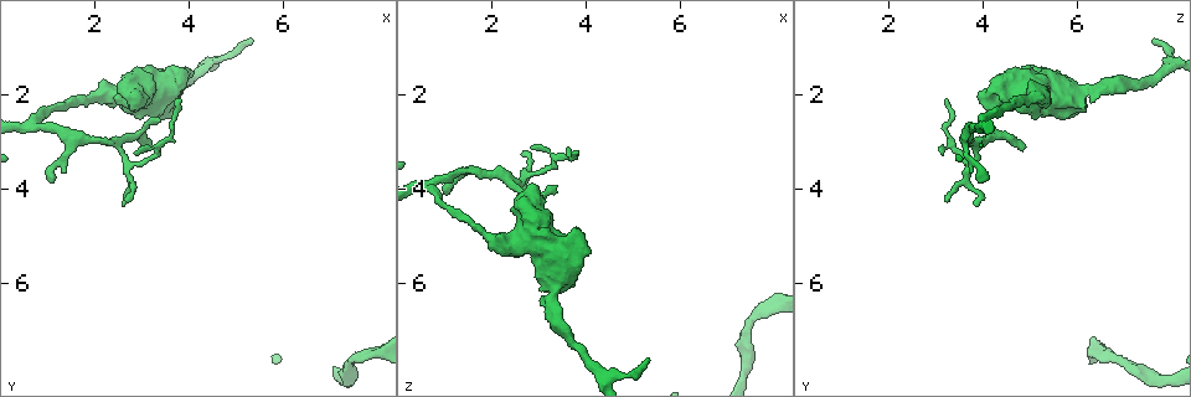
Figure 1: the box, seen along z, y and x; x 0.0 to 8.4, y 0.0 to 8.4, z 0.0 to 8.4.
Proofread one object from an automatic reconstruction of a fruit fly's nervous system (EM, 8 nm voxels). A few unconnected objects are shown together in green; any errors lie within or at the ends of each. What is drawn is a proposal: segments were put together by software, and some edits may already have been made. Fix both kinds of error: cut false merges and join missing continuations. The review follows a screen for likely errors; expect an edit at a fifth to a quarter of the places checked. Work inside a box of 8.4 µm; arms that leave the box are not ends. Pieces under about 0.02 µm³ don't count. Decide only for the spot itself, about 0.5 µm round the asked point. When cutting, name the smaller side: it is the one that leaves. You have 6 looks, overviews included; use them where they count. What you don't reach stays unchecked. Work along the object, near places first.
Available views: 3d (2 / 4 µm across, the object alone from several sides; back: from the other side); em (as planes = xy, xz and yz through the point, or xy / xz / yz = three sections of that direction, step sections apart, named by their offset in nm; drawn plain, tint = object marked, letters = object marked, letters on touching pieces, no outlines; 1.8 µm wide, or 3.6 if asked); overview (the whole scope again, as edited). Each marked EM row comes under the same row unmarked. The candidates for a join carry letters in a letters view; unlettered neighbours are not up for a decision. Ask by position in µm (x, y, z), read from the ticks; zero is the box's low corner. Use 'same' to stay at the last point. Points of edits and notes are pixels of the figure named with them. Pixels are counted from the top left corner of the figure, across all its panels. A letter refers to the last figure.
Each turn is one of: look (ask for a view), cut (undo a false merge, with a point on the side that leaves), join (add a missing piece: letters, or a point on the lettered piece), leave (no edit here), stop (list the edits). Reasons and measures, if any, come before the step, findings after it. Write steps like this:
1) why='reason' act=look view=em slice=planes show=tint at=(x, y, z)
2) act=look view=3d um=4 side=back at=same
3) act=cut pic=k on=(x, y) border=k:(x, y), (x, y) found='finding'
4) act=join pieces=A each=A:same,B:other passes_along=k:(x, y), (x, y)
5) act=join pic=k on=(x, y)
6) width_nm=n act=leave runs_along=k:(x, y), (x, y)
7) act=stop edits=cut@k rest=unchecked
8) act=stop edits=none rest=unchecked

why='abrupt turn' act=look view=3d um=4 side=back at=(0.60, 2.60, 3.90)

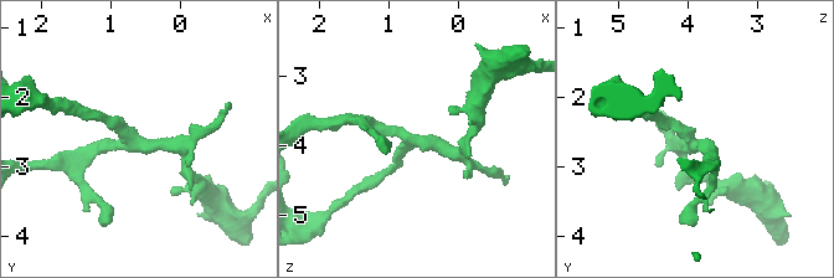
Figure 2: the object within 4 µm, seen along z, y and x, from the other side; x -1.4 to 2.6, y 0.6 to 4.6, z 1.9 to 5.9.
why='now the EM' act=look view=em slice=planes show=letters at=(0.60, 2.70, 3.95)

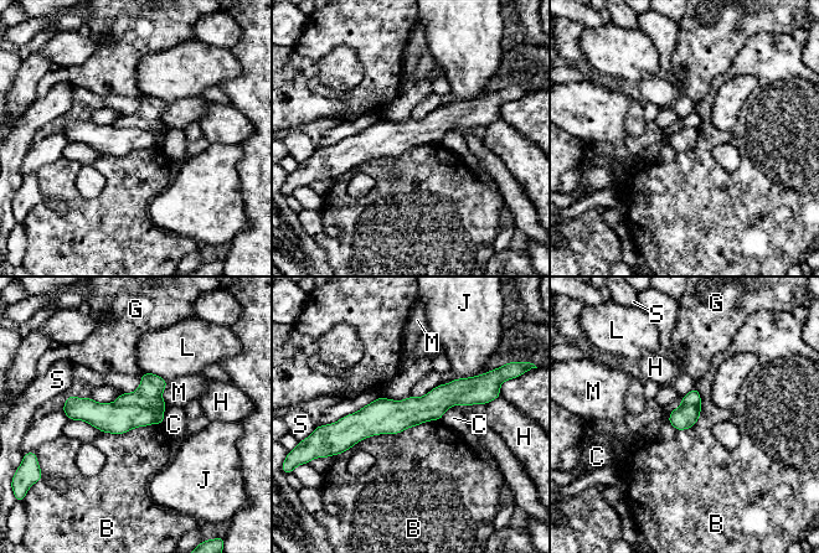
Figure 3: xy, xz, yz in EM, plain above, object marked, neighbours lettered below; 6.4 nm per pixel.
width_nm=160 act=cut pic=3 on=(113, 418) each=B:other,C:other,G:other,H:other,J:other,L:other,M:other,S:other border=3:(114, 402), (160, 408), (163, 411) found='two neurons meet here'

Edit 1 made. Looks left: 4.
act=look view=overview

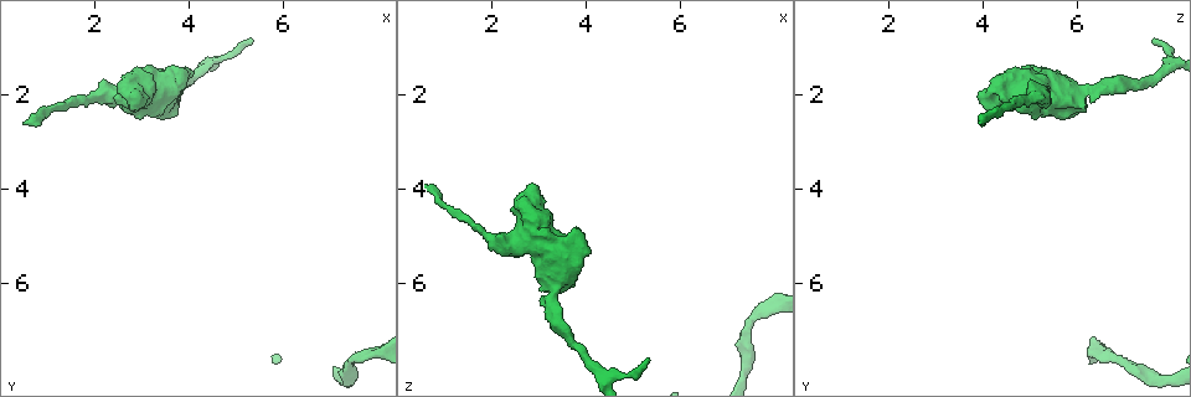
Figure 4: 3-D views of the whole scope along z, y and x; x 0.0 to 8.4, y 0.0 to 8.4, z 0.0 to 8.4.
why='branch stops here' act=look view=em um=3.6 slice=planes show=letters at=(2.90, 1.40, 4.75)

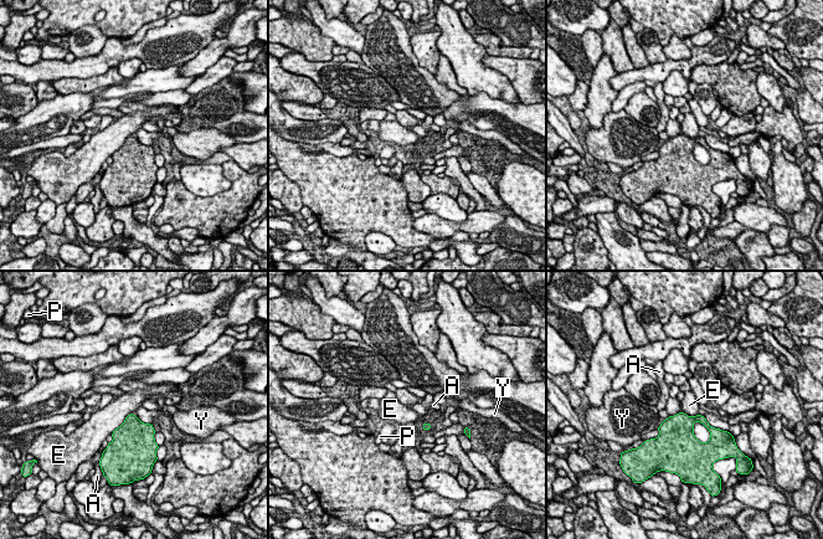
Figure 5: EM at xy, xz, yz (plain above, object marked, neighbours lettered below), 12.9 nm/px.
act=leave each=A:other,E:other,P:other,Y:other found='none of them fits'

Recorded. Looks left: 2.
why='a narrow waist' act=look view=em slice=yz step=4 show=tint at=(7.45, 7.65, 6.80)

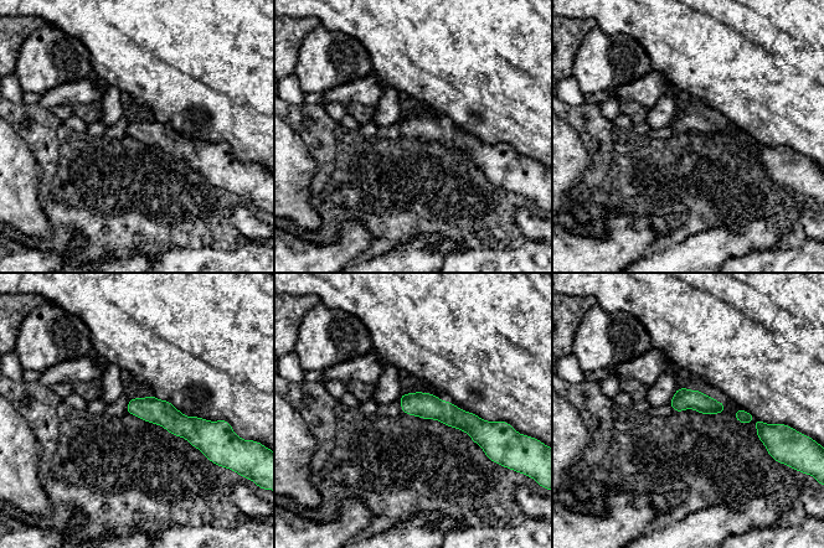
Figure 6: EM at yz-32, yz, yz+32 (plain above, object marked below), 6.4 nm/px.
why='cut it another way' act=look view=em slice=planes show=letters at=same

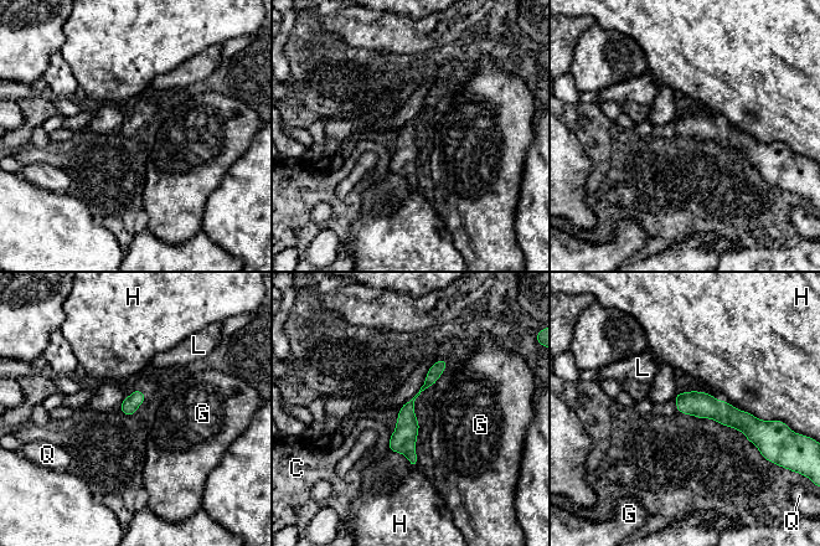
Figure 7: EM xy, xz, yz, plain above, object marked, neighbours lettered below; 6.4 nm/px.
width_nm=110 act=leave each=C:other,G:other,H:other,L:other,Q:other border=7:(727, 401), (758, 418), (774, 421) found='continuous, no second neuron'

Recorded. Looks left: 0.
act=stop edits=cut@3 rest=unchecked

